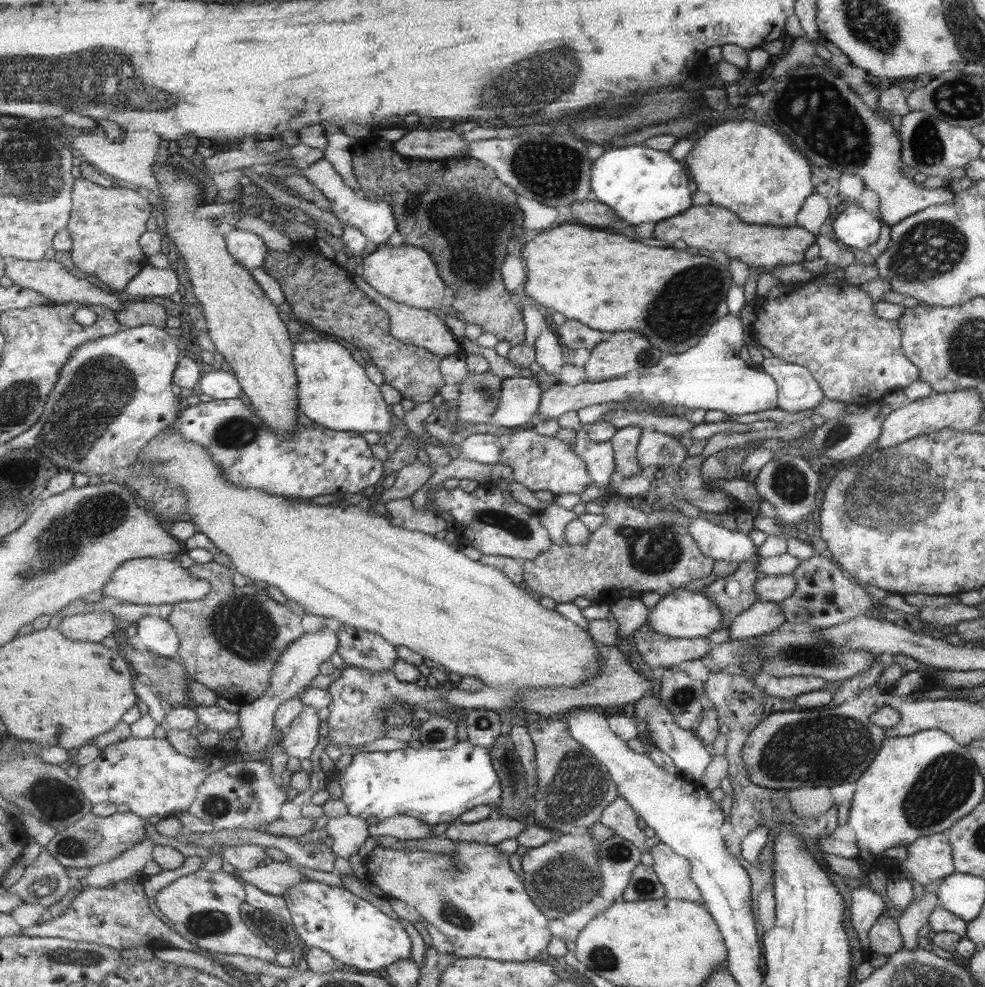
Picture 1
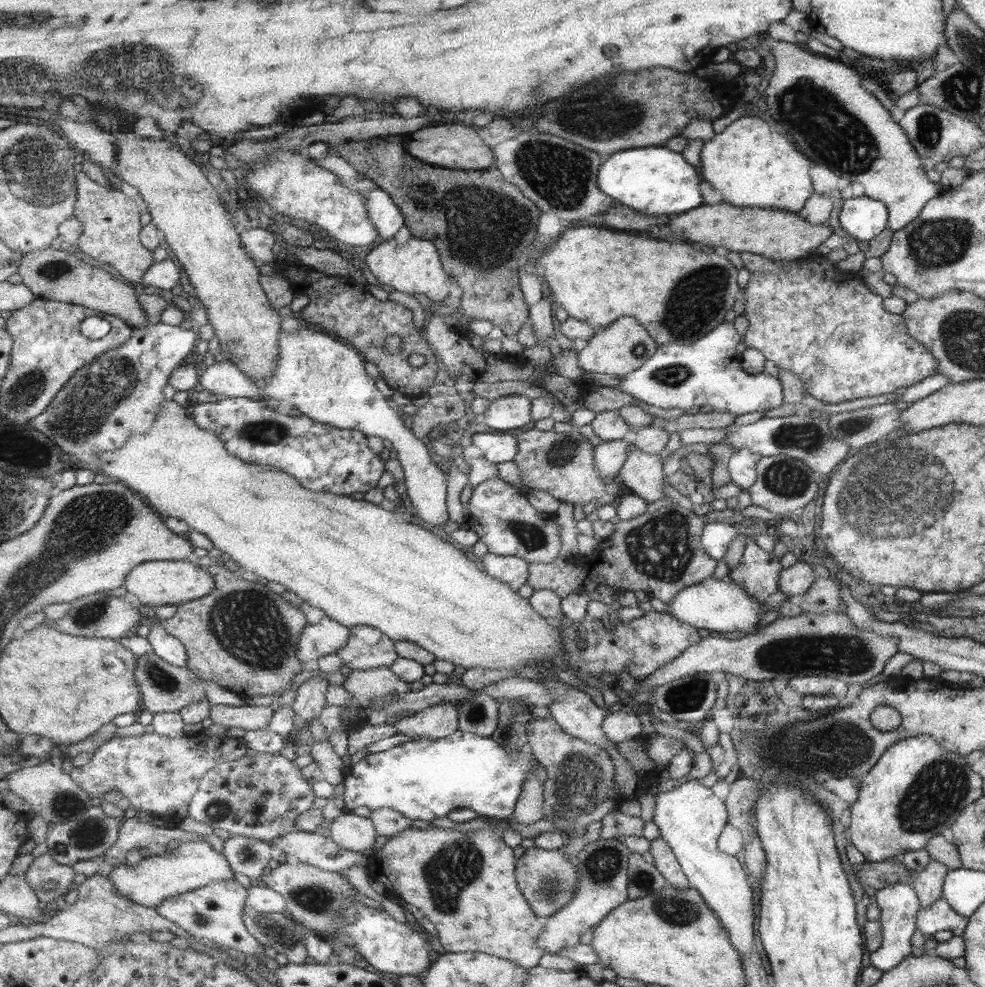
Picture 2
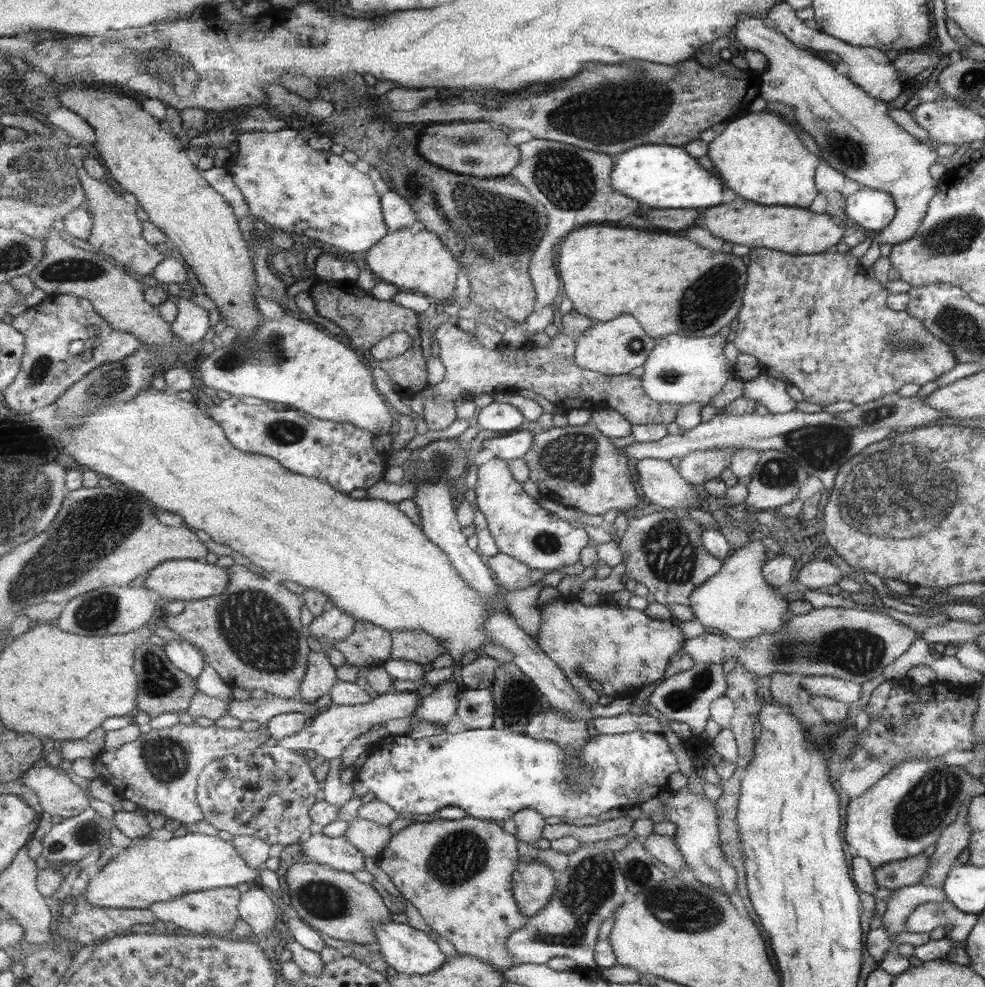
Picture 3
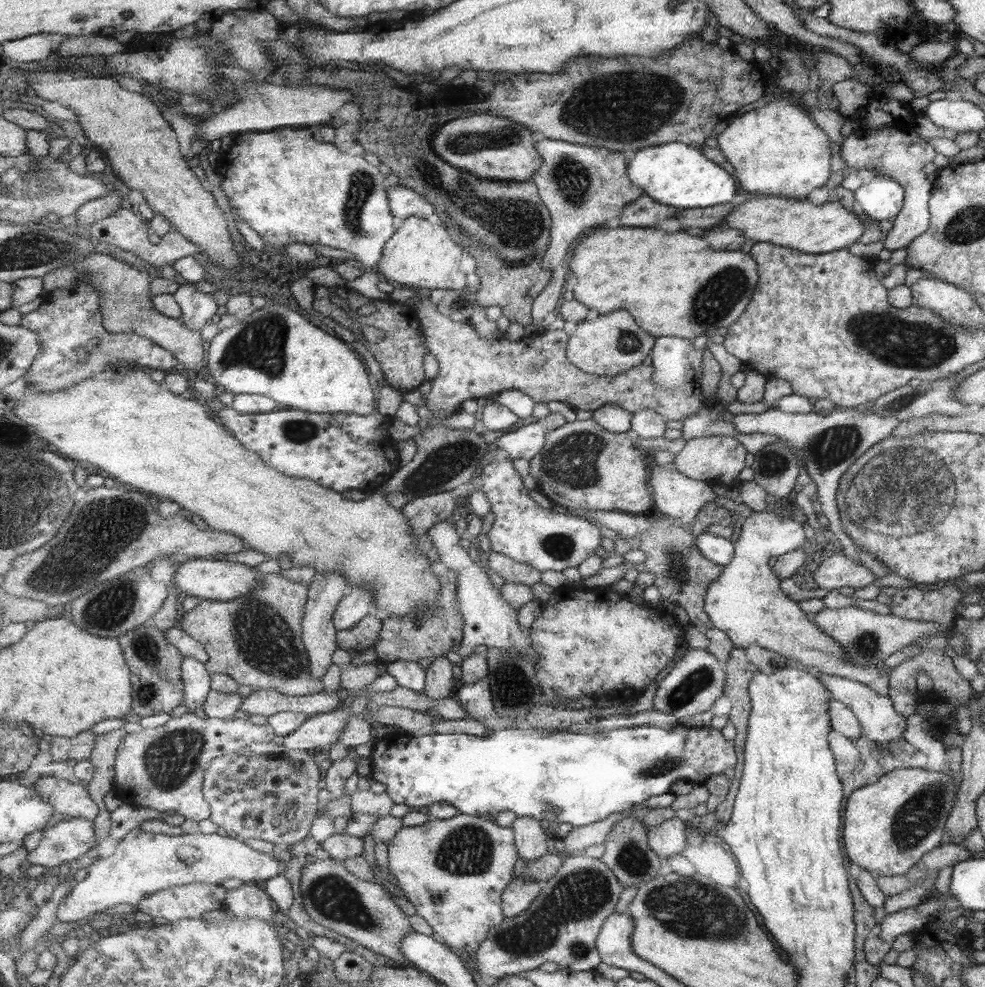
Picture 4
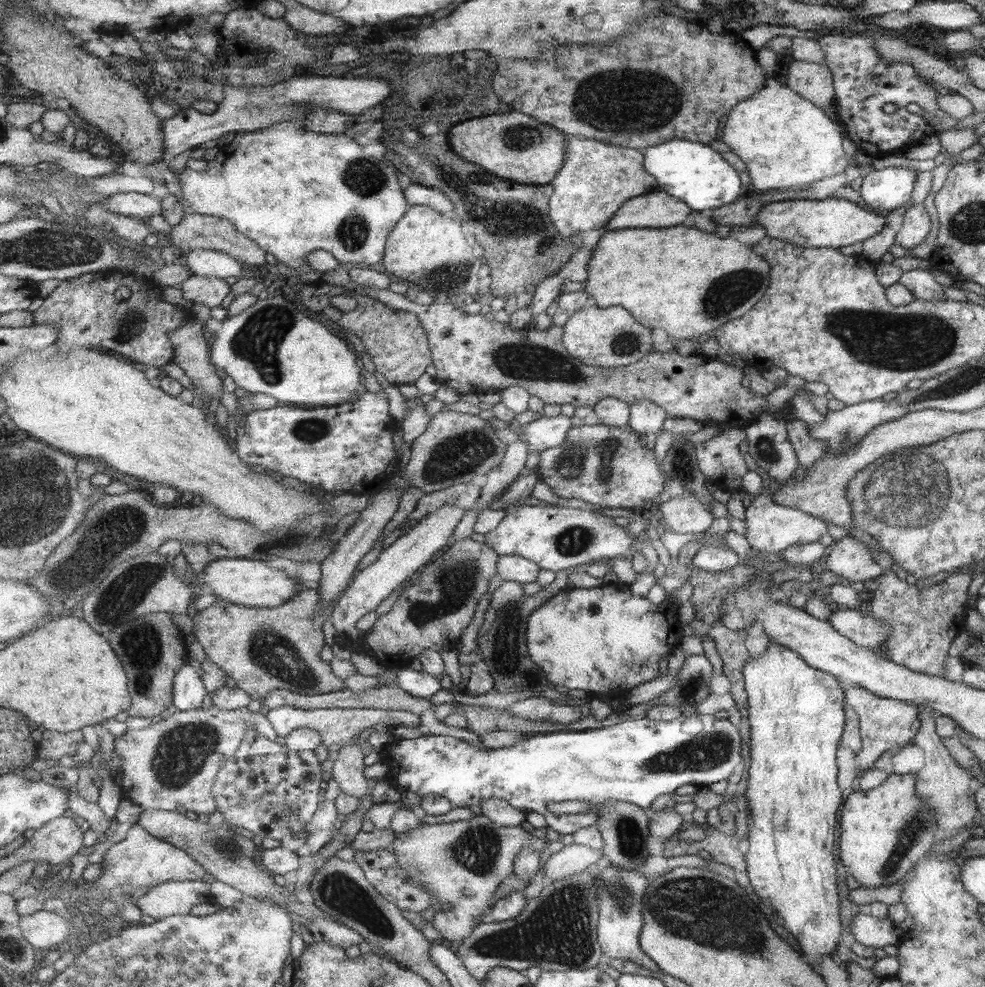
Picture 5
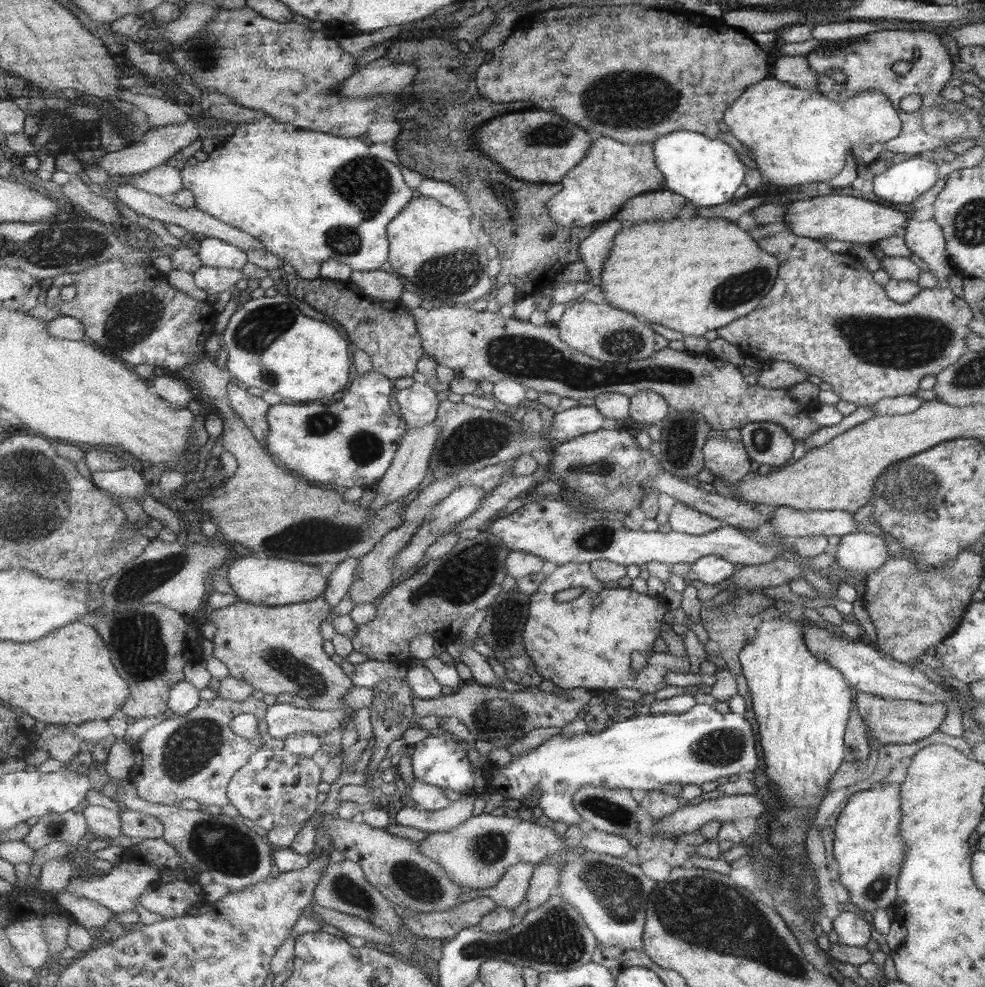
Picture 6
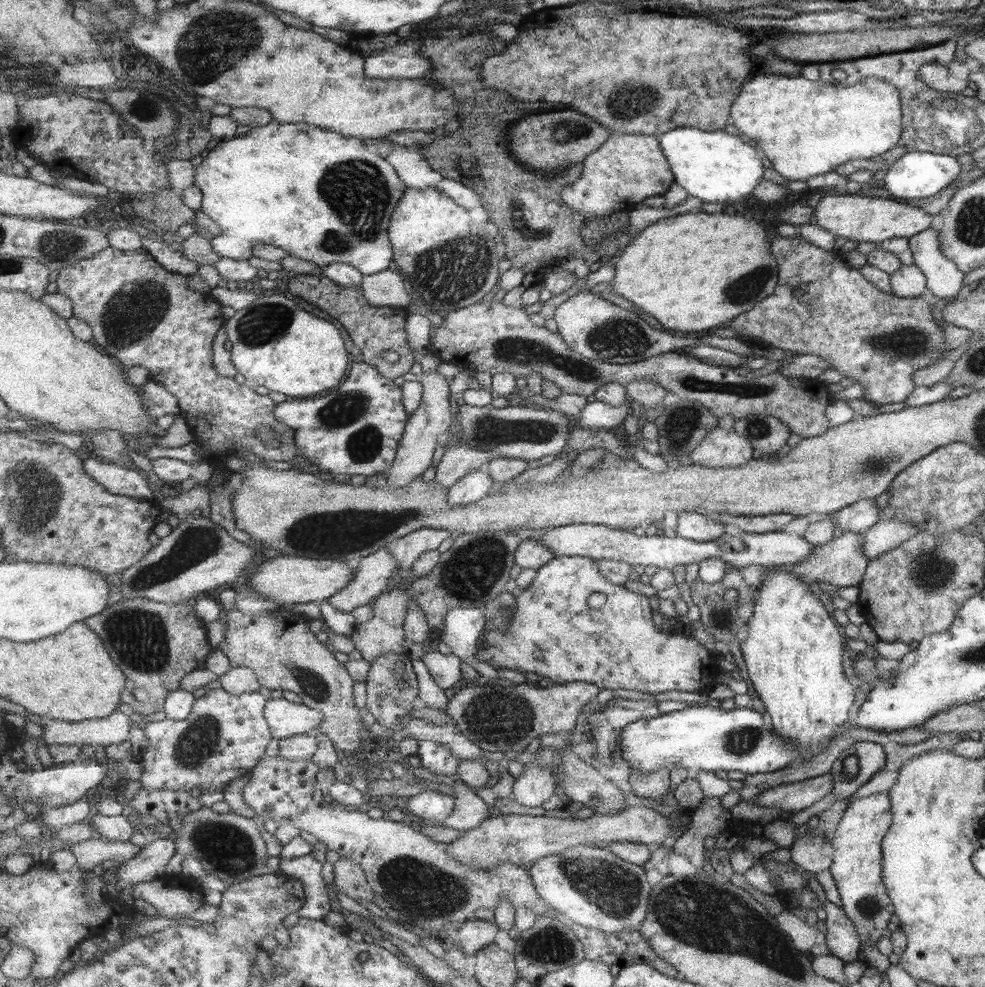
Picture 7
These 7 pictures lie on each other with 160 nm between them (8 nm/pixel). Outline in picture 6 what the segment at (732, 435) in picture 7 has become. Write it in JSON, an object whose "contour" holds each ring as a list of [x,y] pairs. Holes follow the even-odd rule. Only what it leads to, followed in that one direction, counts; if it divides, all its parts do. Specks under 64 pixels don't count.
{"contour":[[[707,439],[702,446],[704,467],[714,477],[726,482],[740,482],[751,470],[749,455],[739,441]]]}

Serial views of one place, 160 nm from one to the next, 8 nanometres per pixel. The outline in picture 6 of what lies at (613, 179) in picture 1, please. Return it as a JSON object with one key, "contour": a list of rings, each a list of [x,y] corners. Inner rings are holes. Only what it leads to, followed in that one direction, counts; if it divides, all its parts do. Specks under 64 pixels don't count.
{"contour":[[[679,130],[658,137],[652,144],[654,150],[654,162],[657,168],[665,176],[665,188],[673,194],[681,195],[687,202],[694,206],[717,206],[723,202],[733,200],[735,190],[743,183],[743,164],[735,158],[733,148],[718,139],[709,139],[705,135],[694,131]]]}

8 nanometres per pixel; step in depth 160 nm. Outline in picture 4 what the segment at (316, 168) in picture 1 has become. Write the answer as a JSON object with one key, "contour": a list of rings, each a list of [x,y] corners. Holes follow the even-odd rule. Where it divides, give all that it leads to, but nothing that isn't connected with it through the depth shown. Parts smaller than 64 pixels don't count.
{"contour":[[[397,184],[389,189],[390,207],[399,223],[415,215],[426,218],[429,222],[441,224],[439,215],[435,214],[435,210],[433,210],[434,206],[428,202],[425,196],[419,196],[411,188],[403,188],[403,186],[397,186]]]}

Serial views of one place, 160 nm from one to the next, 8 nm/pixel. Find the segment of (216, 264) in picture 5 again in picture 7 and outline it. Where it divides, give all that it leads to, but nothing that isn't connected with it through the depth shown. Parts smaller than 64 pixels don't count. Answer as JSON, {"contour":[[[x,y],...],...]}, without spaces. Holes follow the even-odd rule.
{"contour":[[[273,121],[269,126],[263,126],[263,128],[253,127],[243,136],[219,143],[197,167],[194,186],[204,192],[201,211],[216,220],[220,226],[219,228],[221,228],[221,235],[214,237],[210,242],[215,252],[222,258],[249,260],[254,256],[255,246],[265,244],[267,246],[277,246],[286,250],[291,256],[308,260],[321,267],[333,263],[351,264],[360,269],[364,275],[377,274],[387,270],[391,266],[391,262],[394,261],[394,247],[390,240],[389,228],[396,208],[408,189],[406,182],[398,176],[395,168],[385,158],[369,152],[367,146],[359,138],[347,138],[345,135],[341,136],[337,131],[329,131],[316,125],[286,124],[278,121]]]}

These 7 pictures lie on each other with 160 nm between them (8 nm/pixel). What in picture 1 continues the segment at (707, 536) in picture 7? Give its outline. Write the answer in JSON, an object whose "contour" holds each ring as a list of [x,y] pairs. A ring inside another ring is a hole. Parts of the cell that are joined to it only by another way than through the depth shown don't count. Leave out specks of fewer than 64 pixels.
{"contour":[[[623,427],[615,429],[613,436],[608,440],[612,444],[612,455],[615,469],[621,476],[628,477],[640,473],[638,467],[637,446],[643,430],[639,427]]]}

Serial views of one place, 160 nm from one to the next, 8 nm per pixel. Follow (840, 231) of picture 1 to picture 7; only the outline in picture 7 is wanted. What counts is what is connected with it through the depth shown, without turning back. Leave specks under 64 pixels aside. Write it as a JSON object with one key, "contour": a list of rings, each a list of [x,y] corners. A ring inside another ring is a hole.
{"contour":[[[918,150],[903,154],[898,161],[887,170],[882,181],[884,189],[889,192],[893,198],[901,200],[917,200],[917,198],[928,198],[936,194],[959,174],[961,165],[955,158],[947,154],[931,154]]]}

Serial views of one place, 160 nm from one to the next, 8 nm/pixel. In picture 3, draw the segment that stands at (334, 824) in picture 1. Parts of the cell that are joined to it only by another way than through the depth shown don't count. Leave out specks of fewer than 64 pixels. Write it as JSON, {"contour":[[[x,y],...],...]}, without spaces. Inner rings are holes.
{"contour":[[[357,816],[348,823],[344,836],[365,857],[378,859],[379,855],[387,850],[393,835],[388,826],[381,826],[376,822]]]}

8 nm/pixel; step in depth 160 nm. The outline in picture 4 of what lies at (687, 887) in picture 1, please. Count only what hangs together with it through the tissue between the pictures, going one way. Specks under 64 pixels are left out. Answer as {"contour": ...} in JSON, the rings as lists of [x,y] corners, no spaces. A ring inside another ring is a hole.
{"contour":[[[674,816],[648,829],[646,837],[647,846],[649,846],[656,856],[666,859],[674,855],[682,855],[683,849],[687,845],[683,821]]]}

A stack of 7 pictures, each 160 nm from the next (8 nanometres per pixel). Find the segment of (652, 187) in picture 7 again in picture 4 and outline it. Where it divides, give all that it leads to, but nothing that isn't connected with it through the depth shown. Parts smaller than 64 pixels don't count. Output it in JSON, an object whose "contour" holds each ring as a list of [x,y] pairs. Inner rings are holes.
{"contour":[[[543,139],[533,143],[542,156],[543,164],[530,180],[537,185],[538,194],[551,218],[550,246],[542,258],[542,269],[550,270],[559,278],[569,264],[565,259],[567,246],[590,230],[613,224],[625,206],[643,194],[641,187],[630,182],[630,160],[621,153],[561,139]]]}

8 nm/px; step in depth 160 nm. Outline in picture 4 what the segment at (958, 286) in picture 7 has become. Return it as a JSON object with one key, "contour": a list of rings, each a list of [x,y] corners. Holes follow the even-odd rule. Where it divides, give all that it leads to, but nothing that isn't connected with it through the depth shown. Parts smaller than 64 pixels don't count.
{"contour":[[[911,128],[906,131],[883,129],[869,132],[869,134],[861,134],[859,130],[856,130],[845,138],[844,142],[841,142],[838,151],[843,163],[849,169],[877,171],[879,177],[887,176],[894,179],[895,182],[900,183],[904,190],[902,208],[893,221],[893,227],[881,241],[884,249],[890,251],[903,249],[915,238],[926,233],[927,222],[930,222],[930,212],[927,212],[927,198],[932,196],[932,184],[929,184],[929,180],[925,178],[921,168],[933,160],[933,156],[935,156],[933,146],[929,146],[927,141],[919,138]]]}

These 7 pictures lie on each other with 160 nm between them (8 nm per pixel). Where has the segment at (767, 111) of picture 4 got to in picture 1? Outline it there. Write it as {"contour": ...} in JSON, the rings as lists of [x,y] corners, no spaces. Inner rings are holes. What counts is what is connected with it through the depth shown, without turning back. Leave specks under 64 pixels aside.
{"contour":[[[749,120],[727,122],[711,129],[703,129],[698,140],[693,142],[691,149],[683,160],[691,180],[699,192],[709,196],[709,202],[726,207],[733,211],[745,223],[771,224],[775,227],[795,227],[797,212],[803,201],[813,194],[811,184],[811,168],[807,166],[801,154],[795,154],[781,136],[773,134],[765,126],[757,126]]]}

